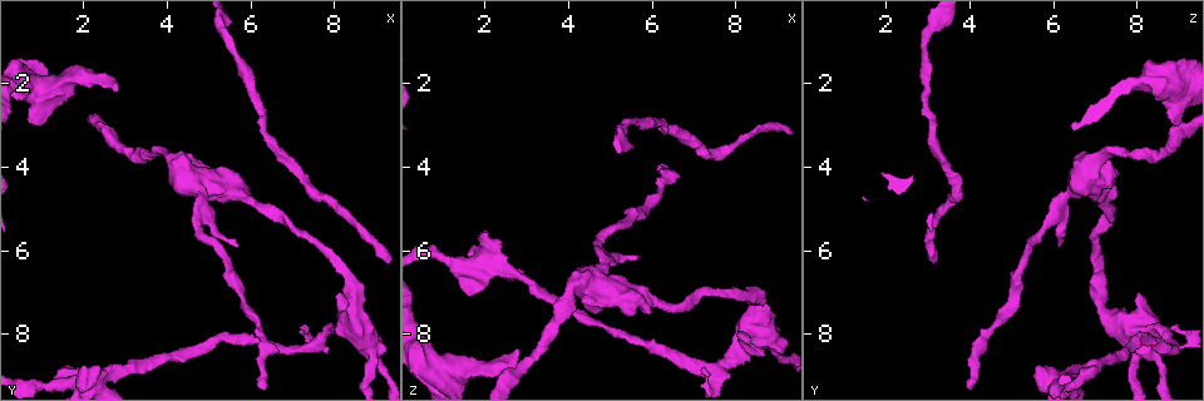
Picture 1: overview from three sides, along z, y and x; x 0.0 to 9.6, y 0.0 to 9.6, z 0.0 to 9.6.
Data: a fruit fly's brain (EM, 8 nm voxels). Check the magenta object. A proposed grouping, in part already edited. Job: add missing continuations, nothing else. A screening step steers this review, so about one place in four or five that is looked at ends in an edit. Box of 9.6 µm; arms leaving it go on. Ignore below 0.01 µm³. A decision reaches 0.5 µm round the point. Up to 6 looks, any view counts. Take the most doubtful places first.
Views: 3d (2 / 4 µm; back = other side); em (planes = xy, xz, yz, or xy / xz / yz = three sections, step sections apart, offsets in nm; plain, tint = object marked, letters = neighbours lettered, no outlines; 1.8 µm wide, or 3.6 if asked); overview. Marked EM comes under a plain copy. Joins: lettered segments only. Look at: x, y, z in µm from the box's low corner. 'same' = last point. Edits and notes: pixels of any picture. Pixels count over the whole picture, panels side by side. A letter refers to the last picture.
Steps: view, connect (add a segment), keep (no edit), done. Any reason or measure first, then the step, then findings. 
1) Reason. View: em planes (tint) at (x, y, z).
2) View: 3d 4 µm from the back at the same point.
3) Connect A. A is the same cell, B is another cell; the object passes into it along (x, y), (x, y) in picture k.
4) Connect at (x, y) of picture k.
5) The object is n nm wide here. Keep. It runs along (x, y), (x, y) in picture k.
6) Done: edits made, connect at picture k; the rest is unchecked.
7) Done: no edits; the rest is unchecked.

Branch stops here. View: em 3.6 µm planes (letters) at (2.75, 2.20, 8.40).

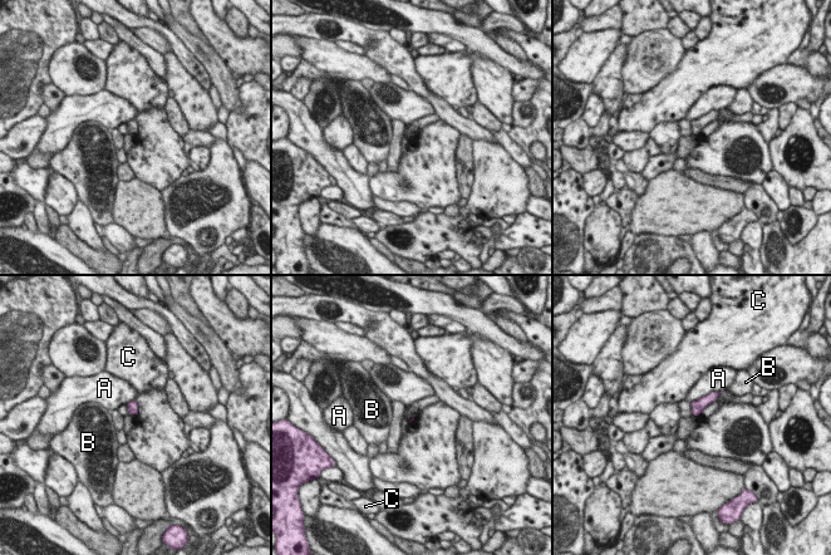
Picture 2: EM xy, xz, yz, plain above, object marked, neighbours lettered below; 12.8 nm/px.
The longest contact is with A, 480 nm. Keep. A, B and C are other cells; no lettered segment goes on from it.

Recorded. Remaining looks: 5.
Branch stops here. View: 3d 4 µm at (7.20, 7.85, 8.80).

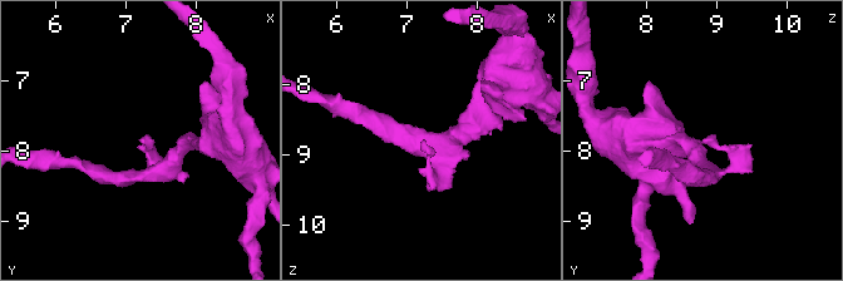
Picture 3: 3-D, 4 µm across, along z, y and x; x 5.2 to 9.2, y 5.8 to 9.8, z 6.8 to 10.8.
Shape alone is not enough. View: em 3.6 µm planes (tint) at (7.25, 7.90, 8.85).

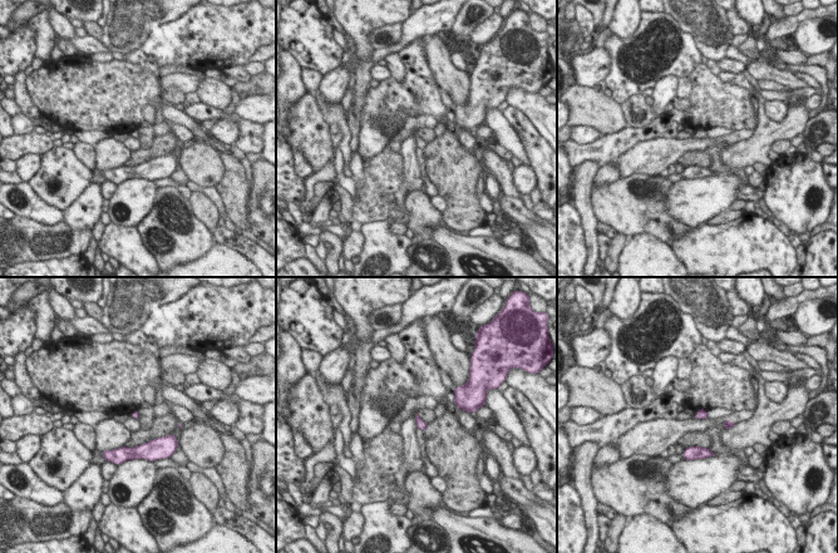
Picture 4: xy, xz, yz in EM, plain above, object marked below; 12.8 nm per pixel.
What lies round it. View: em 3.6 µm planes (letters) at the same point.

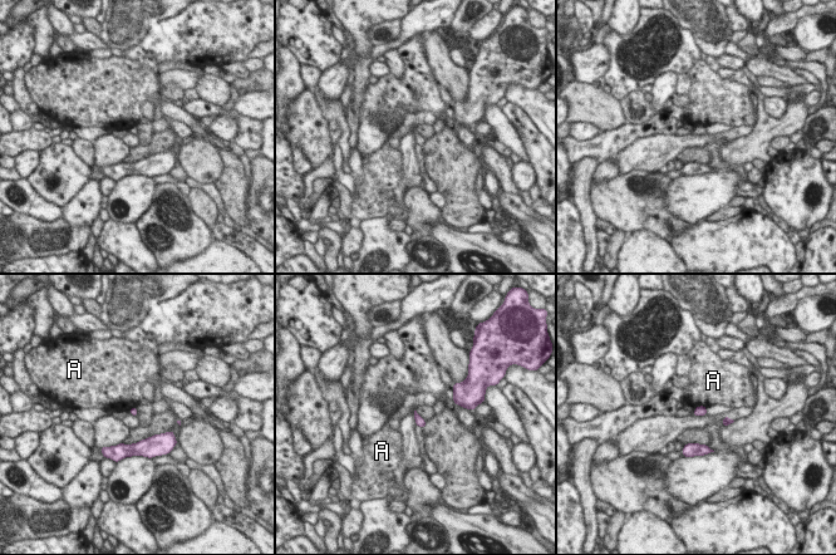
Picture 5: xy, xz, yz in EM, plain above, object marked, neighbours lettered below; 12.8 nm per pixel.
The object is 100 nm wide here. Keep. A is another cell; a border runs along (706, 406), (696, 408) in picture 5; none of them fits.

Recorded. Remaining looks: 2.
Sudden change in width. View: em yz step 16 (letters) at (4.00, 3.70, 6.95).

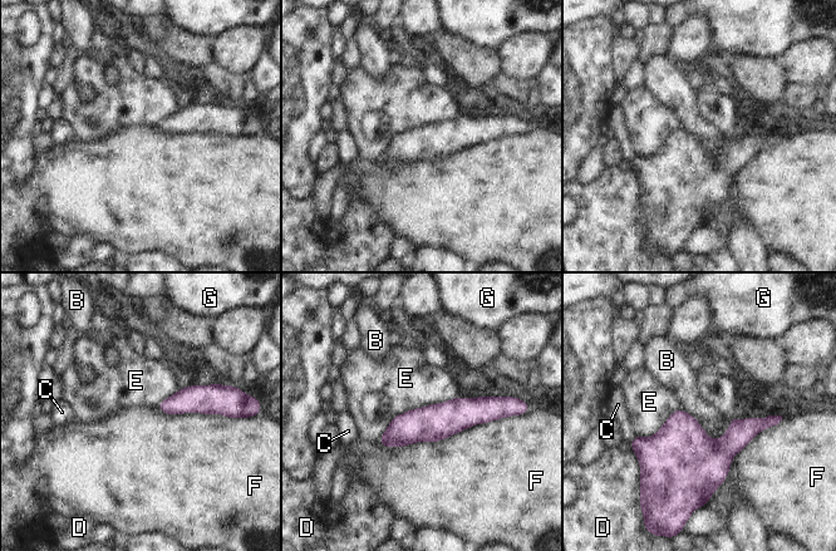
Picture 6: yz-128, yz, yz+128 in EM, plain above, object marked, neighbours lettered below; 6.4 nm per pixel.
Keep. B, C, D, E, F and G are other cells; it runs along (497, 407), (412, 426), (383, 441) in picture 6; no lettered segment goes on from it.

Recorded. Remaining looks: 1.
Done: no edits; the rest is unchecked.

